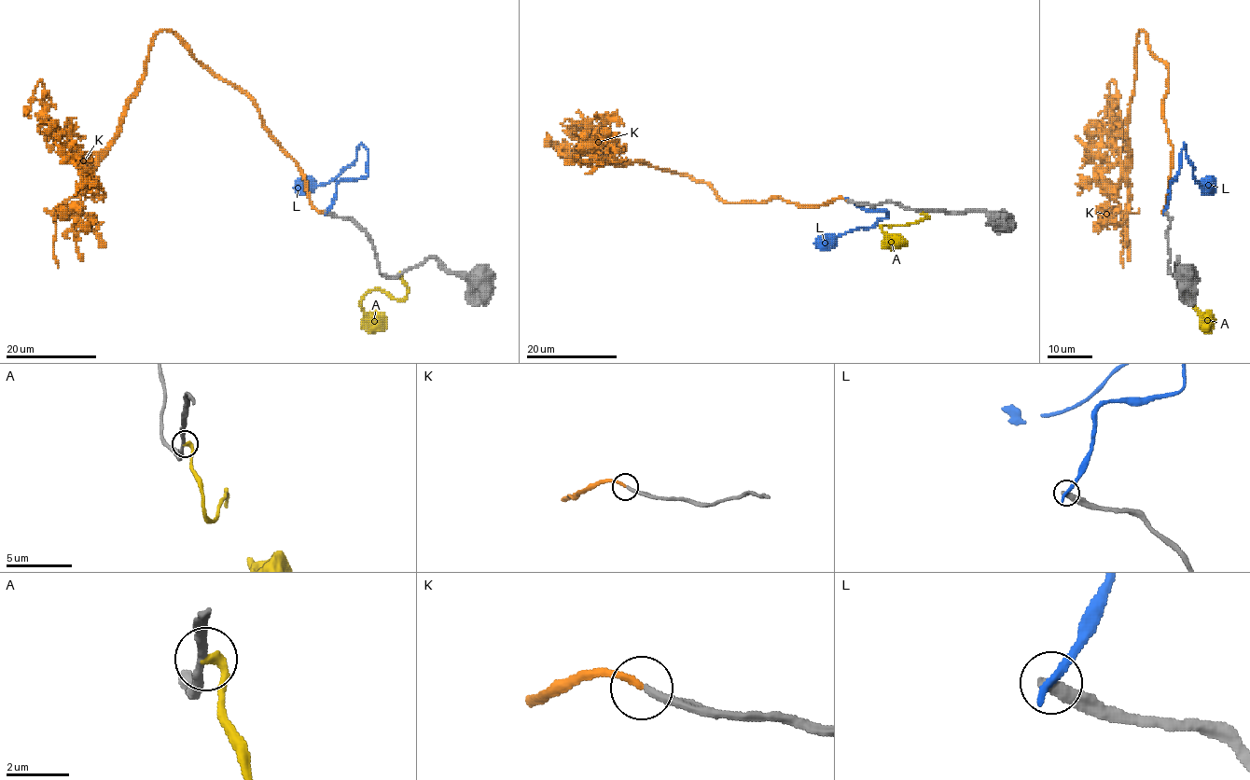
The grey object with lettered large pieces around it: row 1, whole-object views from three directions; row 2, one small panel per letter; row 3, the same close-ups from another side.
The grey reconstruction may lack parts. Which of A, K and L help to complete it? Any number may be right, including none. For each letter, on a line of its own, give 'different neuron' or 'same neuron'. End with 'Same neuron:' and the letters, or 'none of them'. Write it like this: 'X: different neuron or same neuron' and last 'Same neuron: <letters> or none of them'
A: different neuron
K: same neuron
L: different neuron
Same neuron: K

